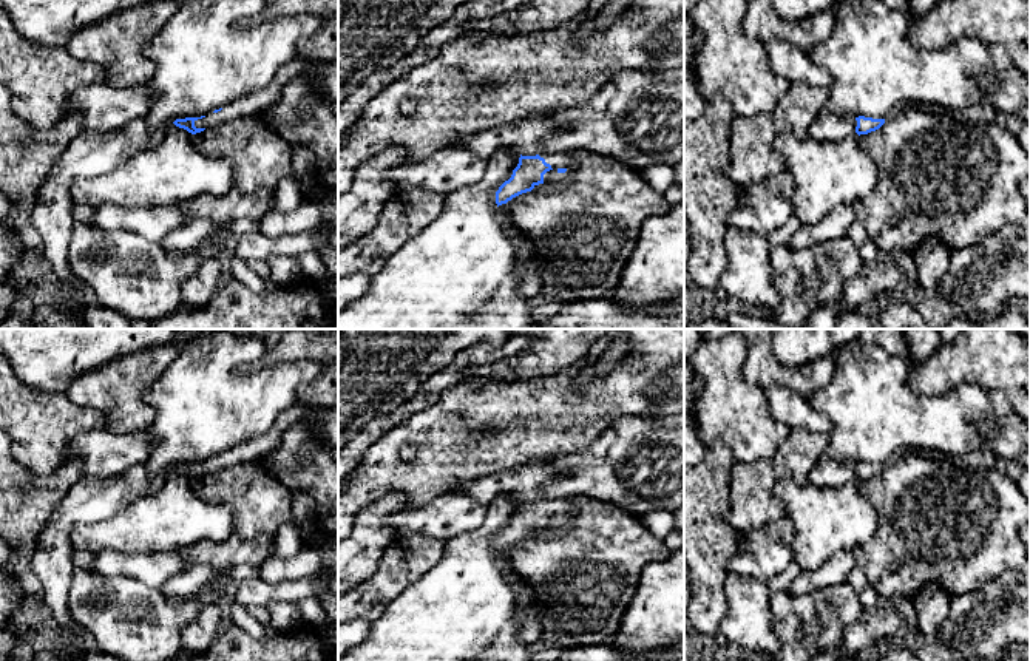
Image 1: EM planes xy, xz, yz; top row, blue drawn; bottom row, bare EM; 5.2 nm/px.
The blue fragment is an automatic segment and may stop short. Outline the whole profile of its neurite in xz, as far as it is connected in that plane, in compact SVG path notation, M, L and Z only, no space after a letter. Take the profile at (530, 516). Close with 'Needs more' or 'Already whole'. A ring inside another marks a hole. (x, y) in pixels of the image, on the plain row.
M540 499L536 502L519 503L513 520L496 537L497 553L507 550L513 544L531 537L536 531L544 530L544 520L550 516L565 519L573 510L571 499Z. Needs more

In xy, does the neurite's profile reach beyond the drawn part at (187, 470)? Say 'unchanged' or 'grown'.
grown

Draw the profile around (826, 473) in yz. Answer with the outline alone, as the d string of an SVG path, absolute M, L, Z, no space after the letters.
M825 454L811 469L808 483L815 486L837 486L856 479L856 463L832 460Z

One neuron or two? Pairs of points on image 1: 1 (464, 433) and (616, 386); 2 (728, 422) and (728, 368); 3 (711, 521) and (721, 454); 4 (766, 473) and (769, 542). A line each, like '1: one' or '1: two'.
1: one
2: one
3: one
4: two

